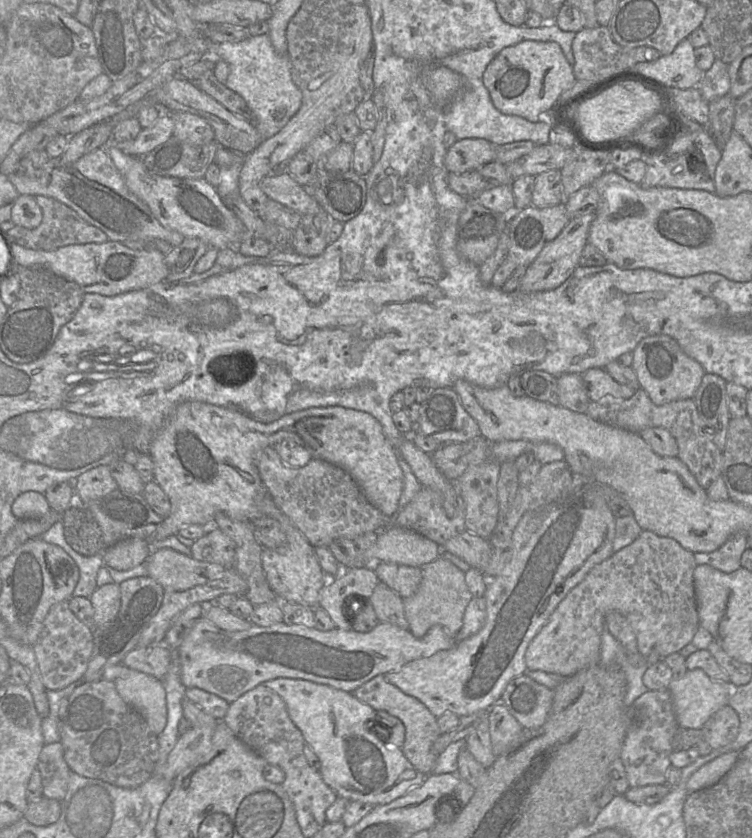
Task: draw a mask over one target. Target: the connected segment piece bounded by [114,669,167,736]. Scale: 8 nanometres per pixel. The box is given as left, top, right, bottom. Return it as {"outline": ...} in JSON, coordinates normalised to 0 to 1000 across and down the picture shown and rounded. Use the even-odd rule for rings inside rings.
{"outline":[[[166,798],[152,815],[160,832],[189,853],[210,878],[222,863],[221,826],[215,811]]]}

